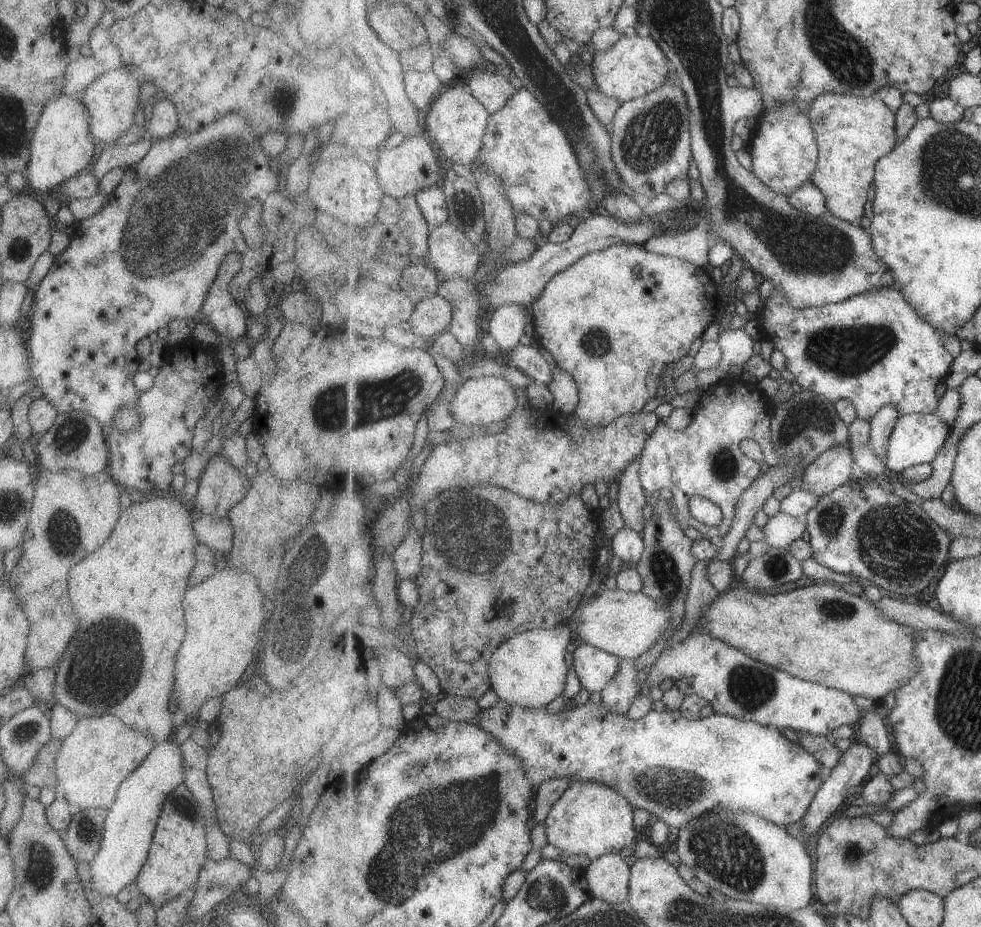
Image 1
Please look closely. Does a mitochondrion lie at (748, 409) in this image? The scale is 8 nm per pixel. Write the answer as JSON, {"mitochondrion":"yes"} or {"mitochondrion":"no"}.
{"mitochondrion":"no"}

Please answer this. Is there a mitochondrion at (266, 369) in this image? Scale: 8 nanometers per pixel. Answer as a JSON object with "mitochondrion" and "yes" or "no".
{"mitochondrion":"no"}

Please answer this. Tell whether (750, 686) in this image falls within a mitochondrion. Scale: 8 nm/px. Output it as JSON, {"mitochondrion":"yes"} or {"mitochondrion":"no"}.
{"mitochondrion":"yes"}

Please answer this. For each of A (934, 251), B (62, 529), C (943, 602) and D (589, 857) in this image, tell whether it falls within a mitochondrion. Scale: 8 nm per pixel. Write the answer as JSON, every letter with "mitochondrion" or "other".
{"A":"other","B":"mitochondrion","C":"other","D":"other"}

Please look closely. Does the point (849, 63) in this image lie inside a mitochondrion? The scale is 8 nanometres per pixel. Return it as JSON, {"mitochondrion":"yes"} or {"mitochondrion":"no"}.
{"mitochondrion":"yes"}

